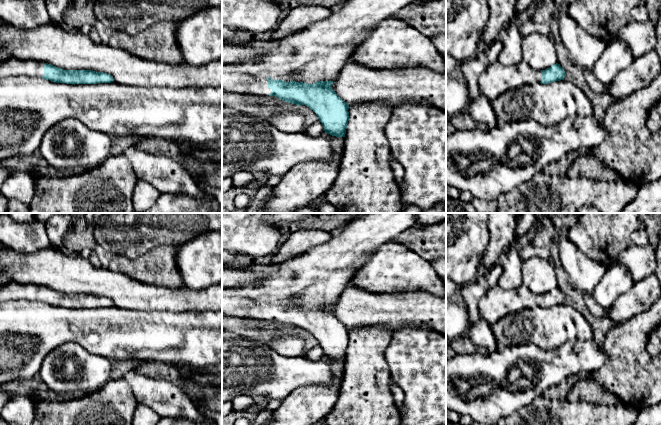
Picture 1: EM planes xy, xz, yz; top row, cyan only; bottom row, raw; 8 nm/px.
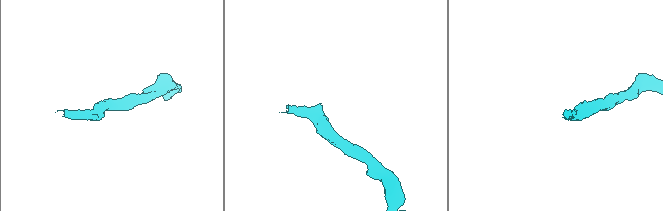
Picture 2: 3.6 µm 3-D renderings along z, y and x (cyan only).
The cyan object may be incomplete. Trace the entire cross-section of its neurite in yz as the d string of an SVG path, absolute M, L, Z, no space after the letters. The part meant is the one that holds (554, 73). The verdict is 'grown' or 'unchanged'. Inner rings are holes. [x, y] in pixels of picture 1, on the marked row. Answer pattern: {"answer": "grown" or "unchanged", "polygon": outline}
{"answer": "grown", "polygon": "M497 60L488 64L480 76L480 93L492 101L508 90L526 84L550 84L564 80L564 77L565 71L558 63L545 70L536 71L524 60L513 66L504 66Z"}

